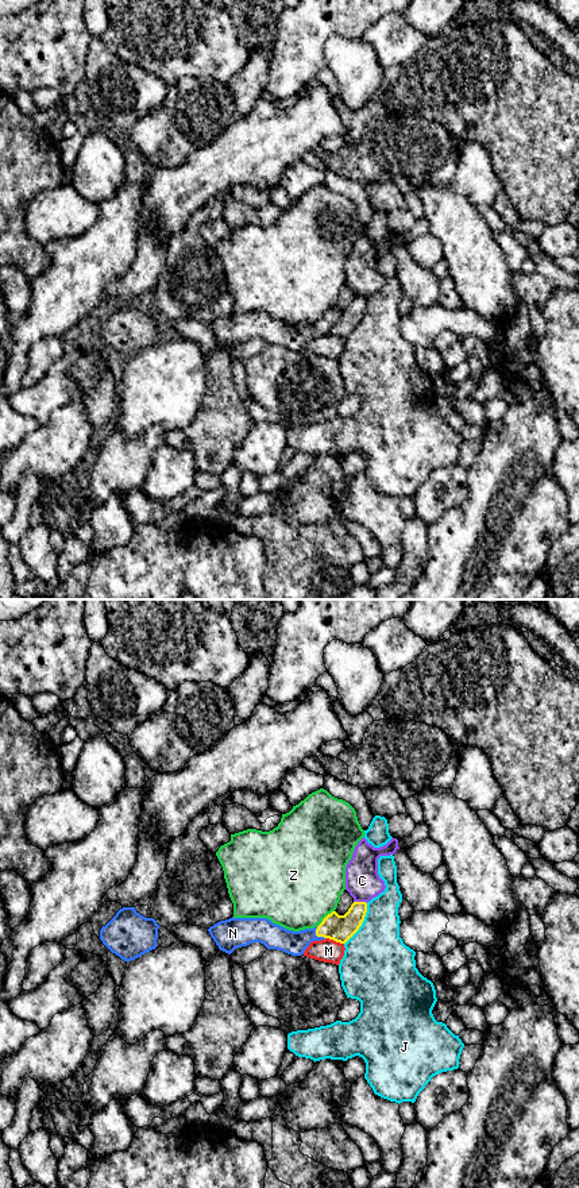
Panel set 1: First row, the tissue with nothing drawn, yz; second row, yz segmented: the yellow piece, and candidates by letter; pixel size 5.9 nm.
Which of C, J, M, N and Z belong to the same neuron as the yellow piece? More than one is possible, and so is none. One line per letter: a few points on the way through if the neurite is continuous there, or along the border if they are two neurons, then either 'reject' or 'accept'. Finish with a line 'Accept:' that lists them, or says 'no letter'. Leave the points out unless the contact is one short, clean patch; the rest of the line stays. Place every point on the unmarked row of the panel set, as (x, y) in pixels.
C: reject
J: reject
M: reject
N: runs through yz (339, 323), (328, 323), (316, 330), (274, 332); accept
Z: reject
Accept: N

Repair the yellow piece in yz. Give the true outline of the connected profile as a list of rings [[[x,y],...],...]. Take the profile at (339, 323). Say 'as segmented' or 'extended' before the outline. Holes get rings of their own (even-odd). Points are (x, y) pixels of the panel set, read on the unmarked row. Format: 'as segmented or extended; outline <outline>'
extended; outline [[[354,297],[344,310],[332,306],[313,324],[293,327],[273,319],[267,313],[232,312],[215,319],[208,327],[219,344],[228,350],[236,343],[260,338],[267,344],[301,351],[312,336],[329,333],[346,339],[362,321],[366,308],[366,297]]]

